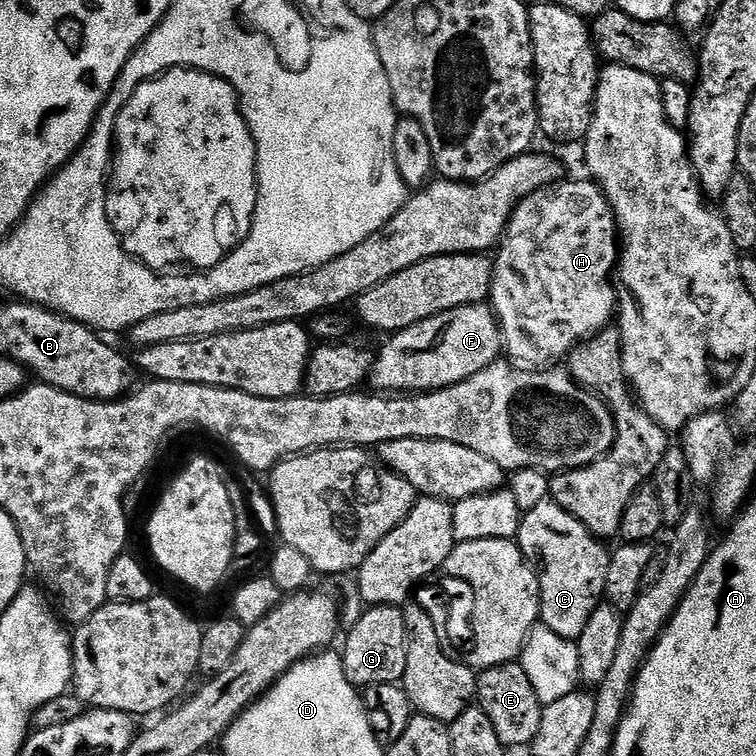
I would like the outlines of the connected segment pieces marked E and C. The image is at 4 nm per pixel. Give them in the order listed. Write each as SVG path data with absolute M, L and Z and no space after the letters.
M513 662L483 669L476 681L475 699L505 749L520 748L523 744L524 747L531 745L542 720L543 707L538 694L534 694L534 686L530 686L530 678L526 678L526 670L520 663Z
M551 498L538 502L529 512L520 517L520 533L515 541L519 544L522 554L533 565L540 577L540 619L539 623L546 625L554 634L567 640L577 641L586 622L594 614L597 607L605 599L604 586L606 584L606 566L610 555L609 549L603 548L601 541L590 534L582 522L562 506L558 506Z

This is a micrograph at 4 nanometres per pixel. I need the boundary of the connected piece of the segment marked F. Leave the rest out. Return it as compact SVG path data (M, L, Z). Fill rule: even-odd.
M467 304L424 319L393 333L375 355L369 387L382 394L415 394L456 385L499 359L503 351L499 325L489 305Z

